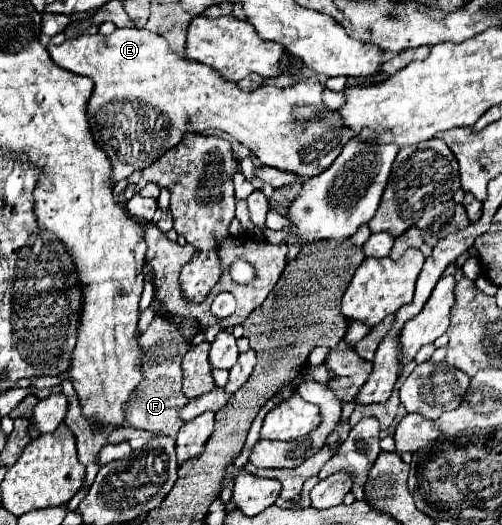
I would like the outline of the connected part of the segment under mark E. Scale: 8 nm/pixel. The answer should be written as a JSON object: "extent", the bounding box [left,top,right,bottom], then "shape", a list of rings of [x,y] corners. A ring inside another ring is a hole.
{"extent":[48,28,354,184],"shape":[[[116,28],[110,36],[82,34],[76,38],[68,38],[62,44],[48,44],[48,52],[60,68],[74,74],[84,74],[94,80],[86,114],[94,142],[106,152],[108,160],[112,162],[112,184],[118,184],[132,172],[150,166],[154,160],[158,160],[158,156],[174,148],[182,140],[184,132],[204,132],[210,128],[224,130],[232,138],[248,146],[264,166],[294,172],[296,176],[306,178],[322,174],[338,158],[344,144],[354,138],[354,132],[350,132],[350,128],[342,130],[342,120],[338,120],[334,112],[322,110],[322,116],[318,120],[304,120],[296,114],[296,110],[302,106],[324,106],[324,86],[316,76],[302,78],[286,88],[260,86],[252,92],[242,92],[234,82],[222,80],[222,76],[218,76],[214,68],[180,58],[162,36],[140,28]]]}

